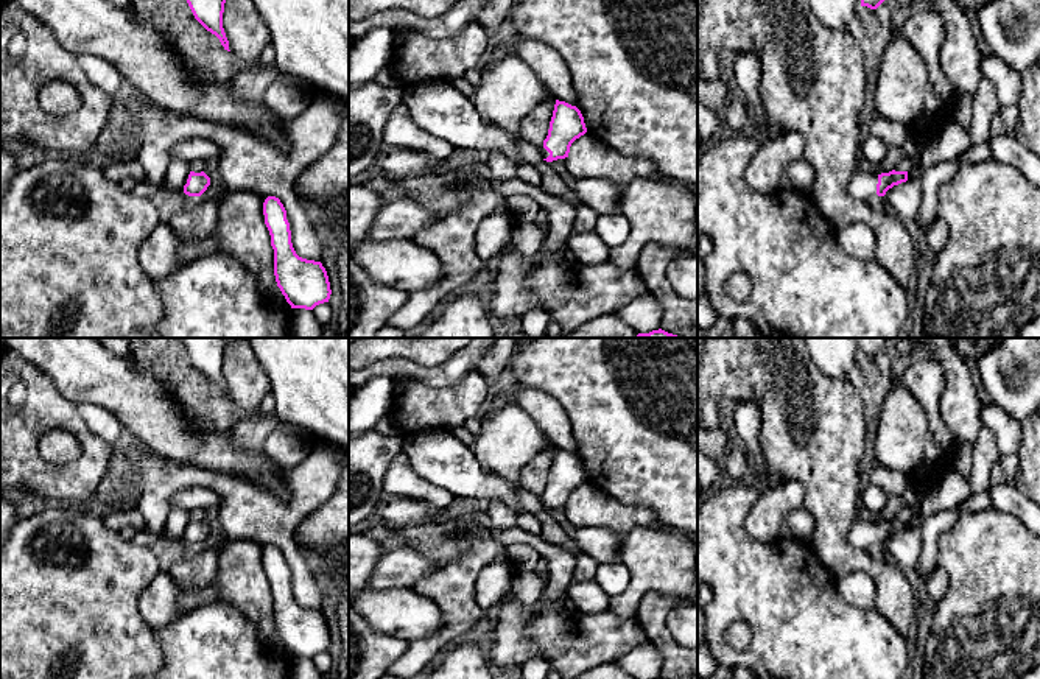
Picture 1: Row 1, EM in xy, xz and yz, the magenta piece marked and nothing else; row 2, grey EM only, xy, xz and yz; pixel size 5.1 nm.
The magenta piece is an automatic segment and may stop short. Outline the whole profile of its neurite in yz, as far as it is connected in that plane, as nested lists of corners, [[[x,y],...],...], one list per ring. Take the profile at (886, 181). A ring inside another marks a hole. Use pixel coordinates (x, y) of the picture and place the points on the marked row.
[[[853,170],[849,182],[849,195],[858,201],[867,201],[870,196],[884,196],[889,188],[908,181],[908,171],[889,171],[877,174],[875,171]]]

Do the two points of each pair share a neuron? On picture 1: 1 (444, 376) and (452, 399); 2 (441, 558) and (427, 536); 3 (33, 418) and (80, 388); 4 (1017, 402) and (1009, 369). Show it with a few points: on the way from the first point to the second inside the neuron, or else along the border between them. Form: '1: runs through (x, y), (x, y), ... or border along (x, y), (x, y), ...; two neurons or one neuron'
1: border along (475, 368), (441, 386), (413, 379); two neurons
2: runs through (441, 553), (432, 541); one neuron
3: border along (42, 369), (55, 386), (75, 404); two neurons
4: runs through (1017, 394), (1017, 377); one neuron

